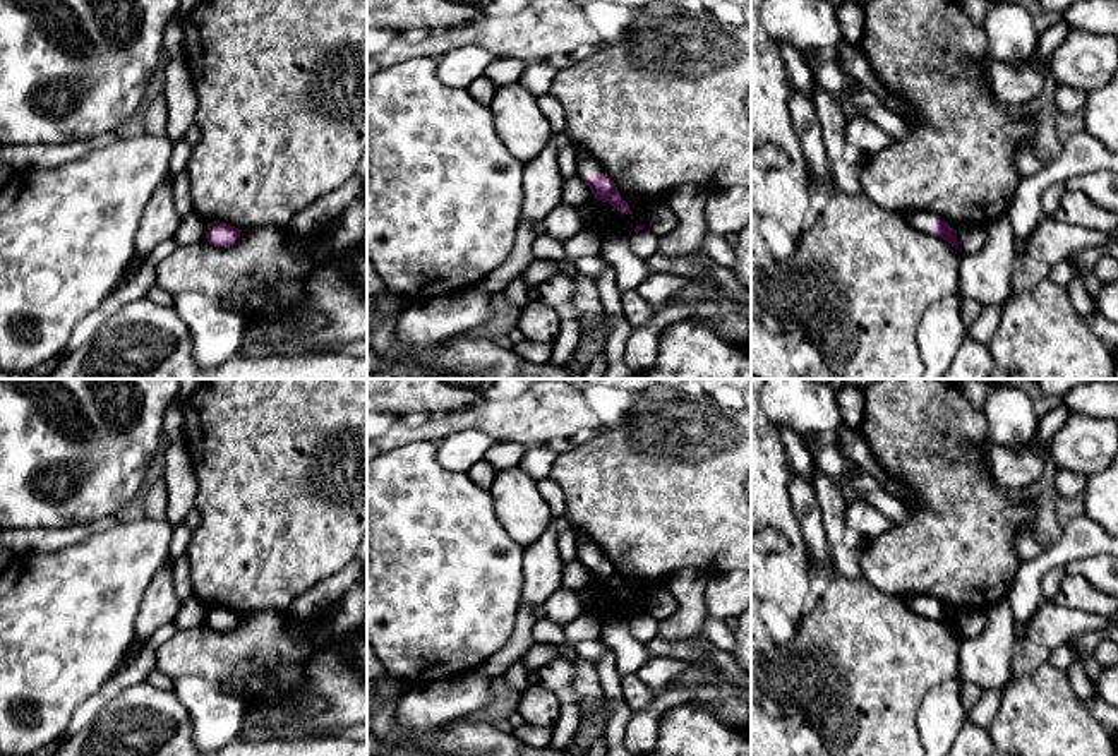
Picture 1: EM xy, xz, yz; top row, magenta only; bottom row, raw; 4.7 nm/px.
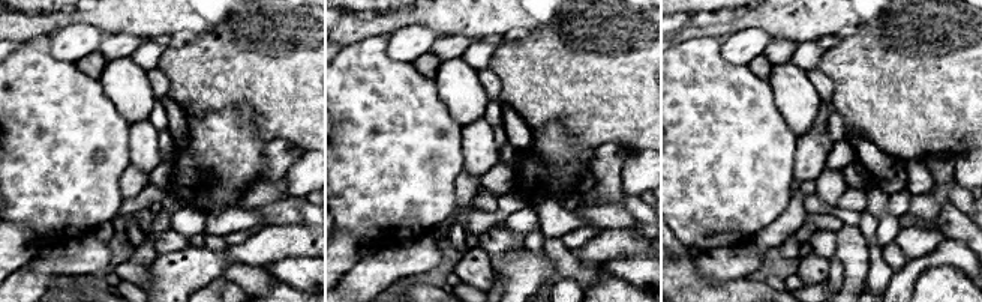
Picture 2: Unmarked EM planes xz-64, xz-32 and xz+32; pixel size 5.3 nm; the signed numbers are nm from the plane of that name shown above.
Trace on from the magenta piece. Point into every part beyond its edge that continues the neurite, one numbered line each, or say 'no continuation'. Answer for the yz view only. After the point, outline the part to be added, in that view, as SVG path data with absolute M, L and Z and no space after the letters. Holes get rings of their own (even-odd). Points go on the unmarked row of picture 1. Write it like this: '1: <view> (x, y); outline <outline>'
1: yz (921, 604); outline M917 595L917 597L902 597L911 610L919 615L924 615L931 610L931 603L935 602L933 597Z

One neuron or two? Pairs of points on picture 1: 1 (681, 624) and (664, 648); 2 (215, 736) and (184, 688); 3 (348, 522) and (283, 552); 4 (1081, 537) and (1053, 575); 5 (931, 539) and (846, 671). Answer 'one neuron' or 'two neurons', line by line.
1: two neurons
2: one neuron
3: one neuron
4: two neurons
5: two neurons

